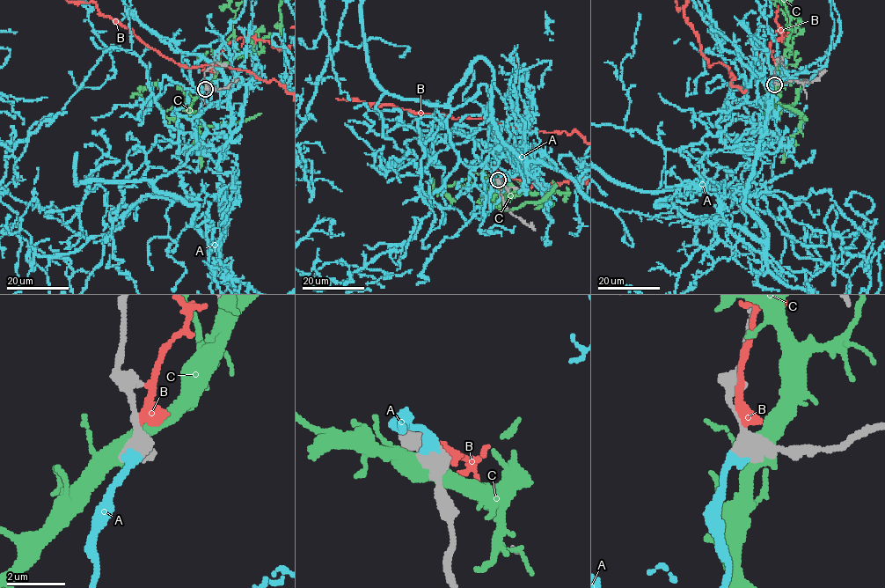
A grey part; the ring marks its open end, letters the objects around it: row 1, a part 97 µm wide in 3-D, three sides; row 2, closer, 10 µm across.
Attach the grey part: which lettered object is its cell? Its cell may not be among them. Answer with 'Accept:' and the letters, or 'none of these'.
Accept: A

